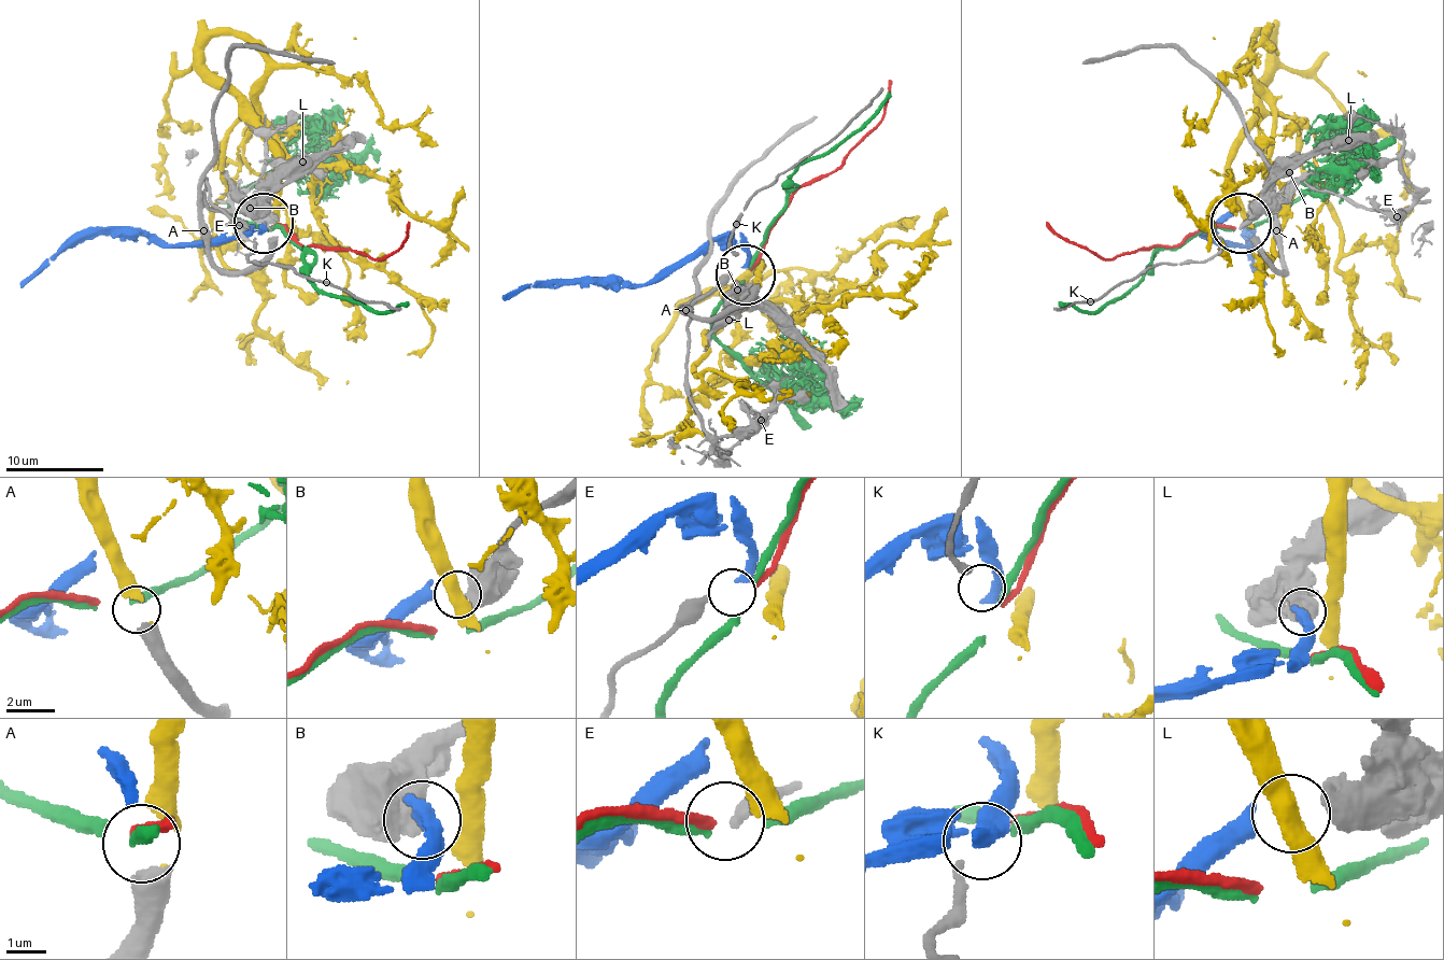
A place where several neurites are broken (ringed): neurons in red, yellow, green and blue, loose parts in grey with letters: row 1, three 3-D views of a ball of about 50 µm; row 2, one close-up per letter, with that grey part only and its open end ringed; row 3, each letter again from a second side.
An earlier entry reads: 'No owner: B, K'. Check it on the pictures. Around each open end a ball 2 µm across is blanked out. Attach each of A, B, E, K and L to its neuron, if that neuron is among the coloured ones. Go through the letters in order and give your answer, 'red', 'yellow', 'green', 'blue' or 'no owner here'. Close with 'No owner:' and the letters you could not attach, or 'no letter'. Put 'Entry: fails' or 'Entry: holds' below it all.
A: yellow
B: no owner here
E: red
K: no owner here
L: blue
No owner: B, K
Entry: holds

